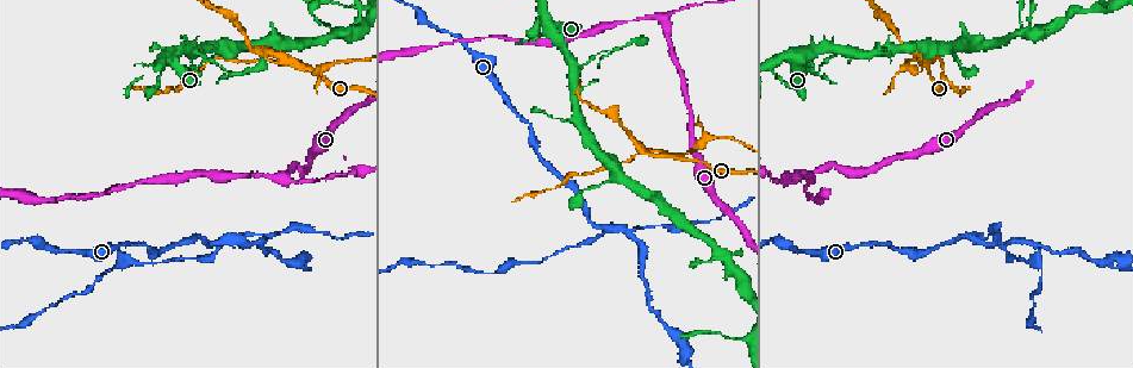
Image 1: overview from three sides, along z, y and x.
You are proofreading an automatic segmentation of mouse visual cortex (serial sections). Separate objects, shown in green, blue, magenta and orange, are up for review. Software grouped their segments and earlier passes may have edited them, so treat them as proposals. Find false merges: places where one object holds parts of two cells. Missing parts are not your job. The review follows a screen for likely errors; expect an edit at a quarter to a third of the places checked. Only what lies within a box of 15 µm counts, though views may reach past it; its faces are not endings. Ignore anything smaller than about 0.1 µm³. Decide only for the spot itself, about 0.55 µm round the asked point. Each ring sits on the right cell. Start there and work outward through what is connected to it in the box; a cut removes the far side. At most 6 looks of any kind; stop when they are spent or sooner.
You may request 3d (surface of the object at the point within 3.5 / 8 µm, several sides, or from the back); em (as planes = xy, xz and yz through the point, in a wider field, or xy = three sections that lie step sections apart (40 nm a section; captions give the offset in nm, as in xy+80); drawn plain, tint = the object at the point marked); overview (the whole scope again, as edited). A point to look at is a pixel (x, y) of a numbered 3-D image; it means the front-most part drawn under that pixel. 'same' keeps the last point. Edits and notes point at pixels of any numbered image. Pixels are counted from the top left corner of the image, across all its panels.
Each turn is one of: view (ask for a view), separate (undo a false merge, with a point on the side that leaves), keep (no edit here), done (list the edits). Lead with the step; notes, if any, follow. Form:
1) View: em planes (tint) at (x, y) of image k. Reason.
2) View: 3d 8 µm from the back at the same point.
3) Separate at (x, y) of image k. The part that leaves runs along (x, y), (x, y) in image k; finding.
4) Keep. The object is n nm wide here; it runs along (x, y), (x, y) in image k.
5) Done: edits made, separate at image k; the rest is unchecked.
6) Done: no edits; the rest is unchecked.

View: 3d 8 µm at (664, 19) of image 1. Three-way junction.

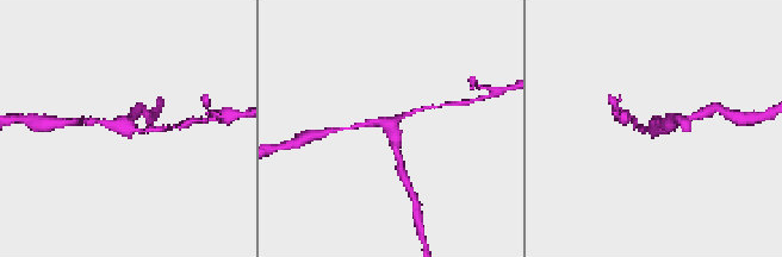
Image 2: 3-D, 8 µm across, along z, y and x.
View: em xy step 1 (tint) at (389, 123) of image 2. 3 arms meet here; the arms are 150, 150, 200 nm wide.

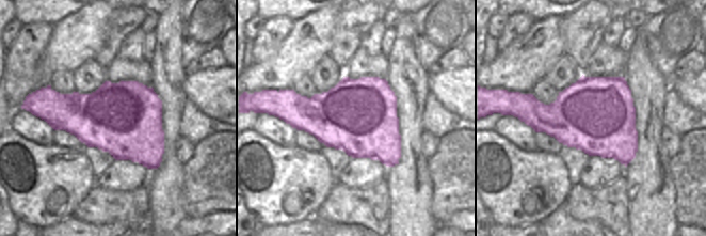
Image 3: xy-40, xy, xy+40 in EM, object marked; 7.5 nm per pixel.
Keep. It runs along (398, 156), (389, 124), (358, 125) in image 2; continuous, no second cell.

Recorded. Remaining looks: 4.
View: 3d 3.5 µm at (303, 70) of image 1. Branch point.

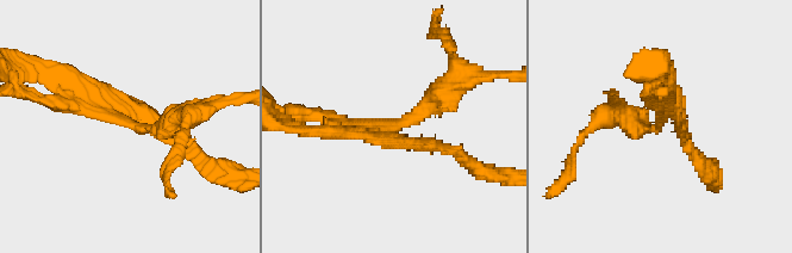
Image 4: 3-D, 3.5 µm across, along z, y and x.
View: em xy step 1 (tint) at (399, 143) of image 4. 3 arms meet here; the arms are 150, 200, 200 nm wide.

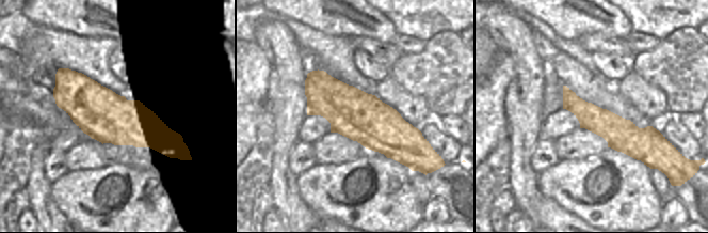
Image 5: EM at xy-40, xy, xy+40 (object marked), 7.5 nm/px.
Separate at (625, 111) of image 4. The part that leaves runs along (660, 125), (638, 129), (611, 100) in image 4; a second cell is stuck on.

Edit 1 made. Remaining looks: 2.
Done: edits made, separate at image 4; the rest is unchecked.

